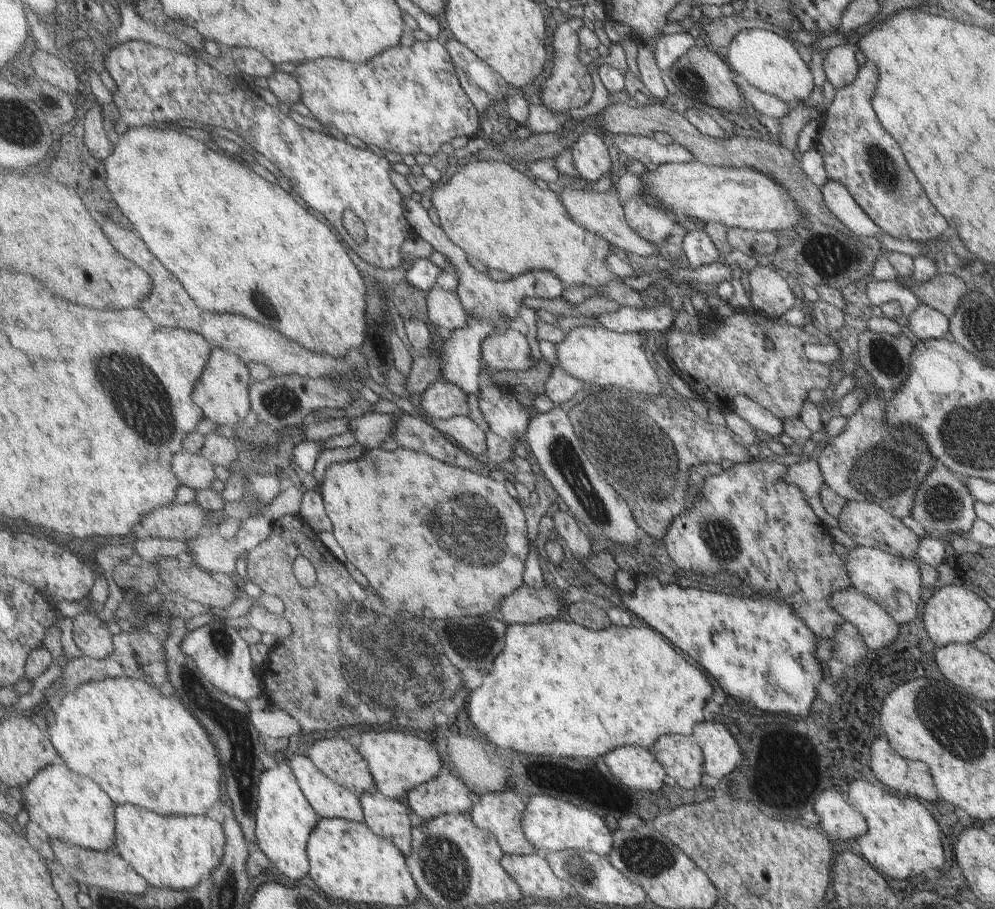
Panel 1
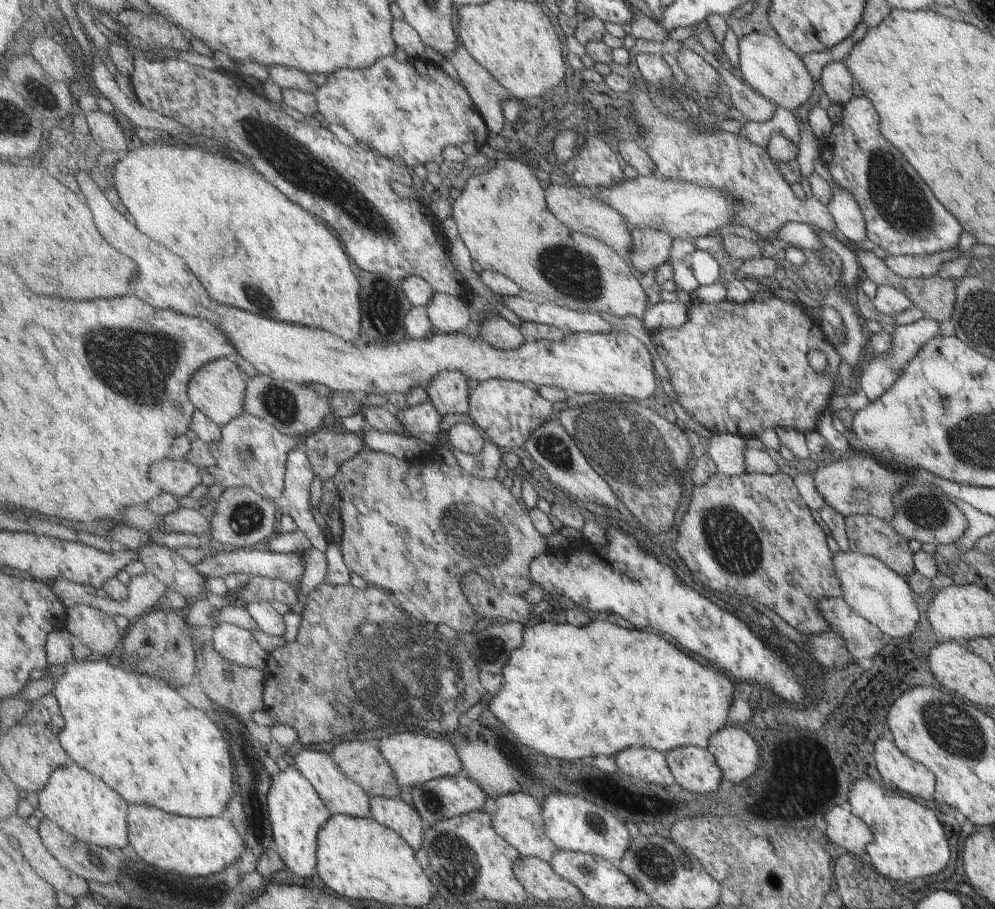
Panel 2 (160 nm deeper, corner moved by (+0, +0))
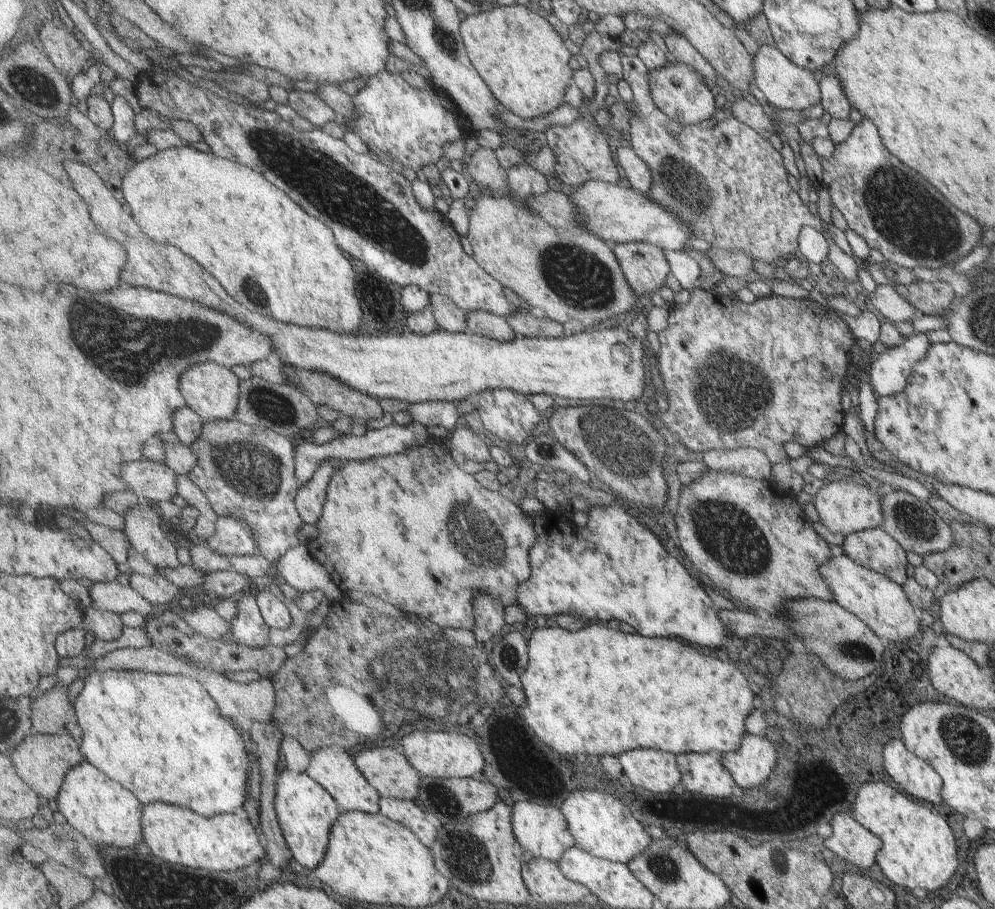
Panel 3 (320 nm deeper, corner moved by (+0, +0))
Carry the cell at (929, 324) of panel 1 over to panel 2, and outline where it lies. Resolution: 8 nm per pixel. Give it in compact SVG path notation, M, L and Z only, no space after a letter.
M923 318L908 325L897 326L892 332L892 343L889 350L882 355L870 356L869 363L860 371L858 389L861 389L870 400L879 398L900 375L904 366L915 356L915 353L934 336L939 335L937 322L931 318Z

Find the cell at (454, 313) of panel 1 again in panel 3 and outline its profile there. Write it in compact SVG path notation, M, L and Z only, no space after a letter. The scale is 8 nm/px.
M431 295L432 309L439 329L454 333L469 331L467 312L452 298L445 295Z

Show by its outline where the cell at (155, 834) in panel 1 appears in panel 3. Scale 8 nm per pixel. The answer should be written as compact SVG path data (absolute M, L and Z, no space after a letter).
M149 804L145 808L145 840L149 844L152 854L163 860L172 862L182 867L205 869L211 872L233 872L251 866L253 862L265 863L265 846L259 840L257 828L251 824L249 818L241 818L237 814L220 814L207 818L201 816L189 808L179 808L179 806L169 806L169 804Z

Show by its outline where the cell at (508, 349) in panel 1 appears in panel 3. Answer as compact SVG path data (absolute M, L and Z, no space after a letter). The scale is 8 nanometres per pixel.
M468 311L468 328L470 332L491 337L501 342L511 342L517 334L506 317L489 311Z

